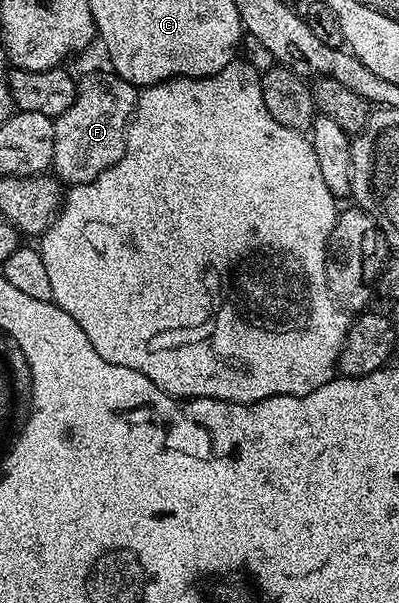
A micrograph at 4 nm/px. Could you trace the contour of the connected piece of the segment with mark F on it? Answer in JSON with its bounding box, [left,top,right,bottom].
[52,71,139,187]

